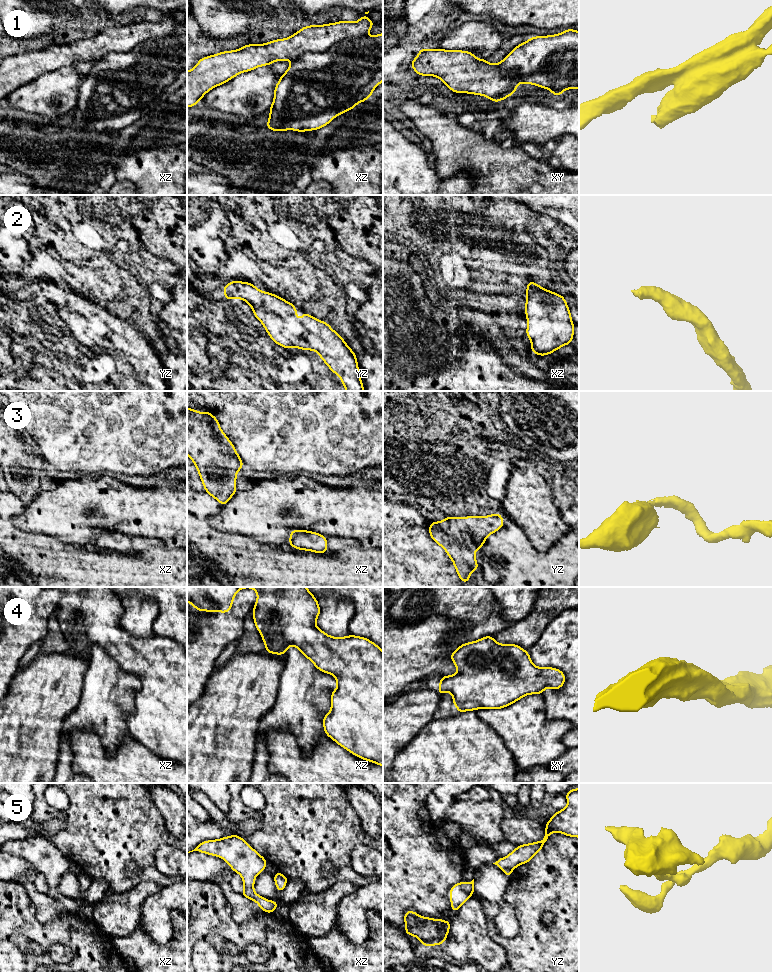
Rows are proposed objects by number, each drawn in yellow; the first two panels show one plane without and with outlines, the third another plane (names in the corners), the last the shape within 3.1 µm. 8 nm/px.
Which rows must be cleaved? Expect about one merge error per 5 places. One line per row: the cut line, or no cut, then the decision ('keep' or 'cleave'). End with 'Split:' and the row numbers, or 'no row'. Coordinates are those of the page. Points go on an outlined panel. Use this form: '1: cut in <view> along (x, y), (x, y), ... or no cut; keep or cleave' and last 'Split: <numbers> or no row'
1: cut in xz along (366, 34), (341, 40), (326, 50), (306, 51), (293, 61); cleave
2: no cut; keep
3: no cut; keep
4: cut in xy along (455, 705), (461, 702), (475, 701), (480, 707); cleave
5: cut in yz along (511, 869), (502, 870); cleave
Split: 1, 4, 5

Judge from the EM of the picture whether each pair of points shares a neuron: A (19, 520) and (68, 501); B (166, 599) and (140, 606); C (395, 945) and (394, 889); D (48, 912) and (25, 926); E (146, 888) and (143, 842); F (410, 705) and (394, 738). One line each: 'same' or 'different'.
A: same
B: different
C: different
D: different
E: different
F: same

